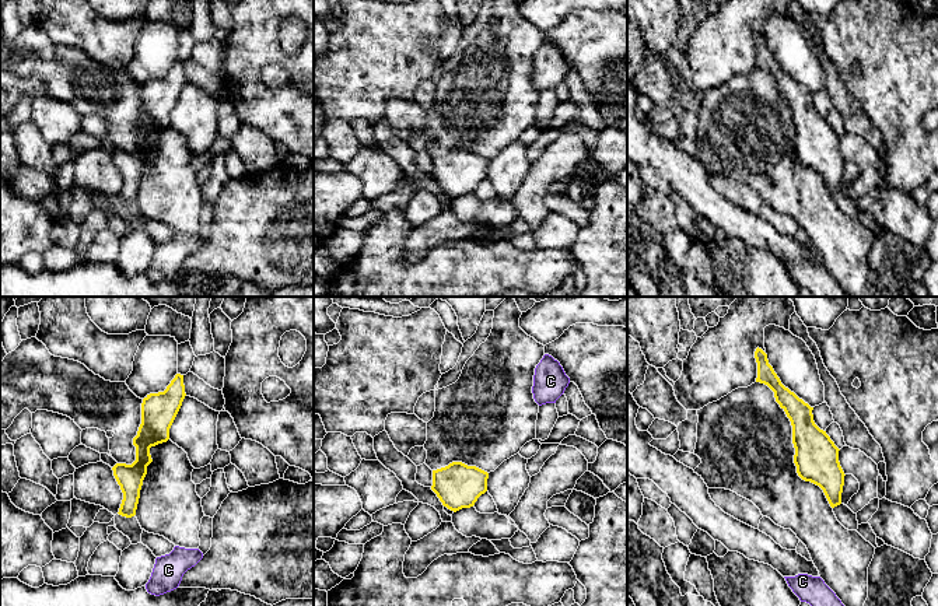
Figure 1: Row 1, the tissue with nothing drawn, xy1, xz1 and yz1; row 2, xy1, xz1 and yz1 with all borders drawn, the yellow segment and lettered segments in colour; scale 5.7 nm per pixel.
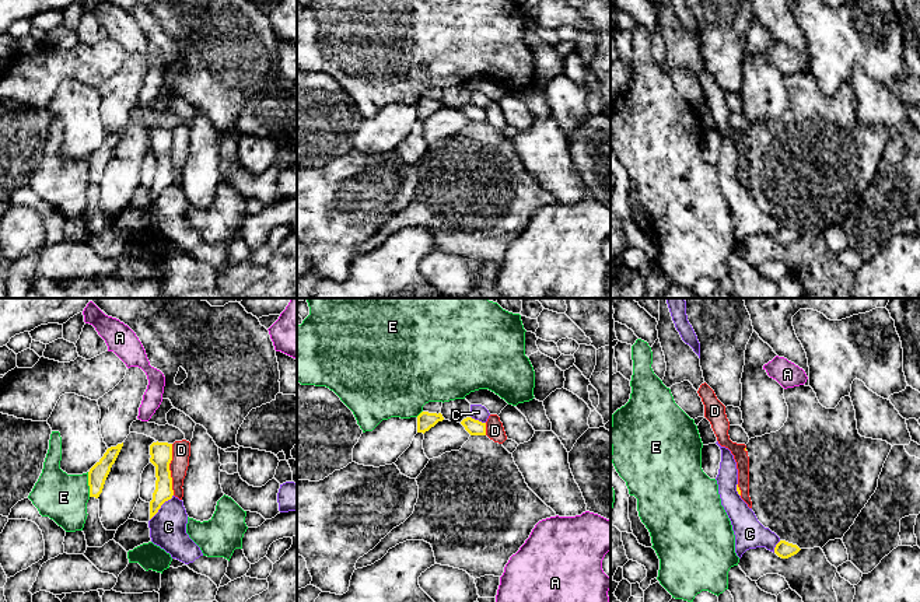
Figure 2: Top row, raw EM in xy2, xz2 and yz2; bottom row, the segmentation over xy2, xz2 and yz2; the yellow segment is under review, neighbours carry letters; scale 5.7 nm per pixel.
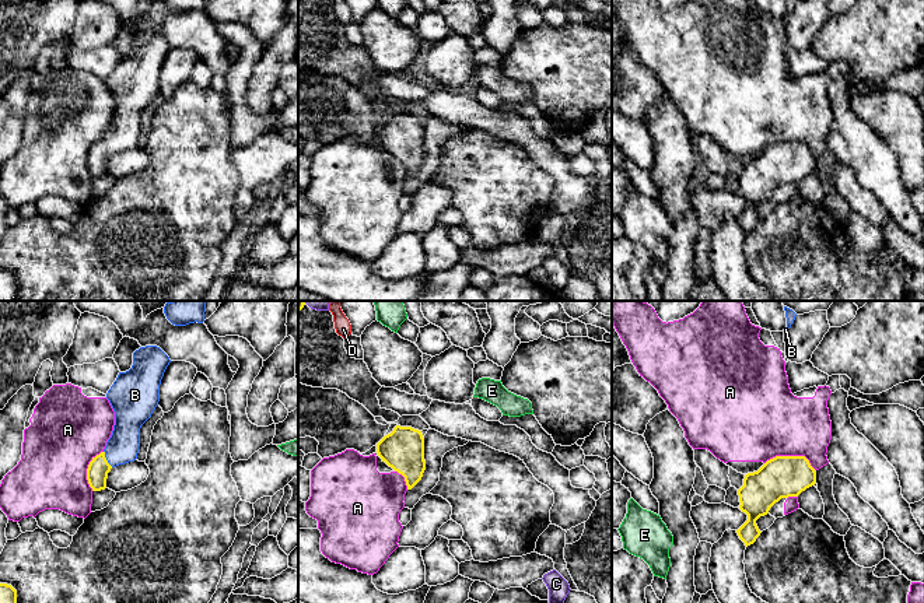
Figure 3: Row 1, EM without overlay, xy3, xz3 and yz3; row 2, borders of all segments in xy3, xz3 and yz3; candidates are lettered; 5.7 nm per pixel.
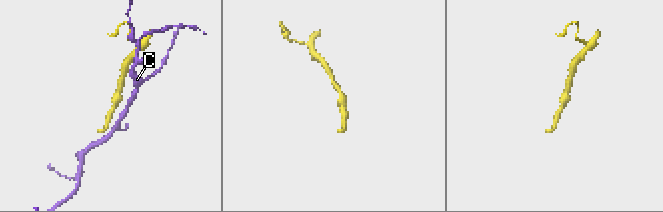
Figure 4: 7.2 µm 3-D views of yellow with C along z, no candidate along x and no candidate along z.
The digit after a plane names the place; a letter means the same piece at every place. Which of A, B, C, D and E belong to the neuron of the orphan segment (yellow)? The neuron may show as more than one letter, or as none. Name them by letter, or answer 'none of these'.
B

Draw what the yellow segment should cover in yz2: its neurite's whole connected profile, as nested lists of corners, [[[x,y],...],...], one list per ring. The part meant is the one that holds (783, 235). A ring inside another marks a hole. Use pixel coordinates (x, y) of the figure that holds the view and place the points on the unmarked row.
[[[780,227],[776,234],[774,239],[781,245],[788,245],[797,241],[801,235],[797,231],[788,230],[786,227]]]

